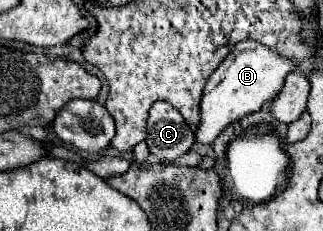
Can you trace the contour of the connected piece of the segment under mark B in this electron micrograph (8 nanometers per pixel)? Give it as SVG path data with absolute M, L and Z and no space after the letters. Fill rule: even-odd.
M260 42L236 44L230 56L218 66L218 70L212 72L212 76L204 86L200 100L200 122L196 130L196 142L212 144L226 126L230 126L232 122L240 120L246 114L258 112L264 102L270 102L274 98L274 94L280 90L280 84L284 82L284 76L292 70L294 62L286 62Z

